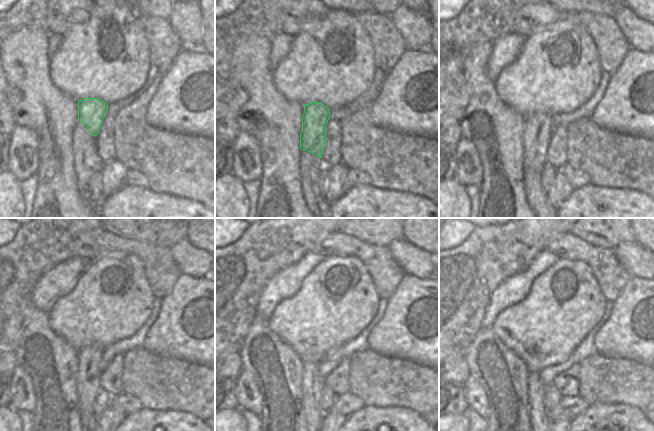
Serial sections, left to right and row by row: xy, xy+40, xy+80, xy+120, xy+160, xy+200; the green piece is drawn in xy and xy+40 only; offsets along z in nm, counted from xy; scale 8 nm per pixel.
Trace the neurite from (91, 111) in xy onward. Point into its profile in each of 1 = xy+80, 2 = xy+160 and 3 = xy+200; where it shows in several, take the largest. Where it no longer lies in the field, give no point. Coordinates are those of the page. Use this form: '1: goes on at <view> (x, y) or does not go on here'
1: goes on at xy+80 (538, 130)
2: goes on at xy+160 (312, 382)
3: goes on at xy+200 (539, 421)

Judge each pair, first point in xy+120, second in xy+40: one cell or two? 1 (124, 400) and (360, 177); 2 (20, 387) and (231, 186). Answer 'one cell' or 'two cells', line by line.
1: one cell
2: two cells

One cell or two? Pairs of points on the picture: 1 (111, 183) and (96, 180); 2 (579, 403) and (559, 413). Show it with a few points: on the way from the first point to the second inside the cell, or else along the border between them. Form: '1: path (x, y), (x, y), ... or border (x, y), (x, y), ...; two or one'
1: border (101, 172), (101, 194), (103, 197); two
2: path (574, 406), (564, 410); one

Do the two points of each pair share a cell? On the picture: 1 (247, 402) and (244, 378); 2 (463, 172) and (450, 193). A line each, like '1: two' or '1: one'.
1: one
2: two

